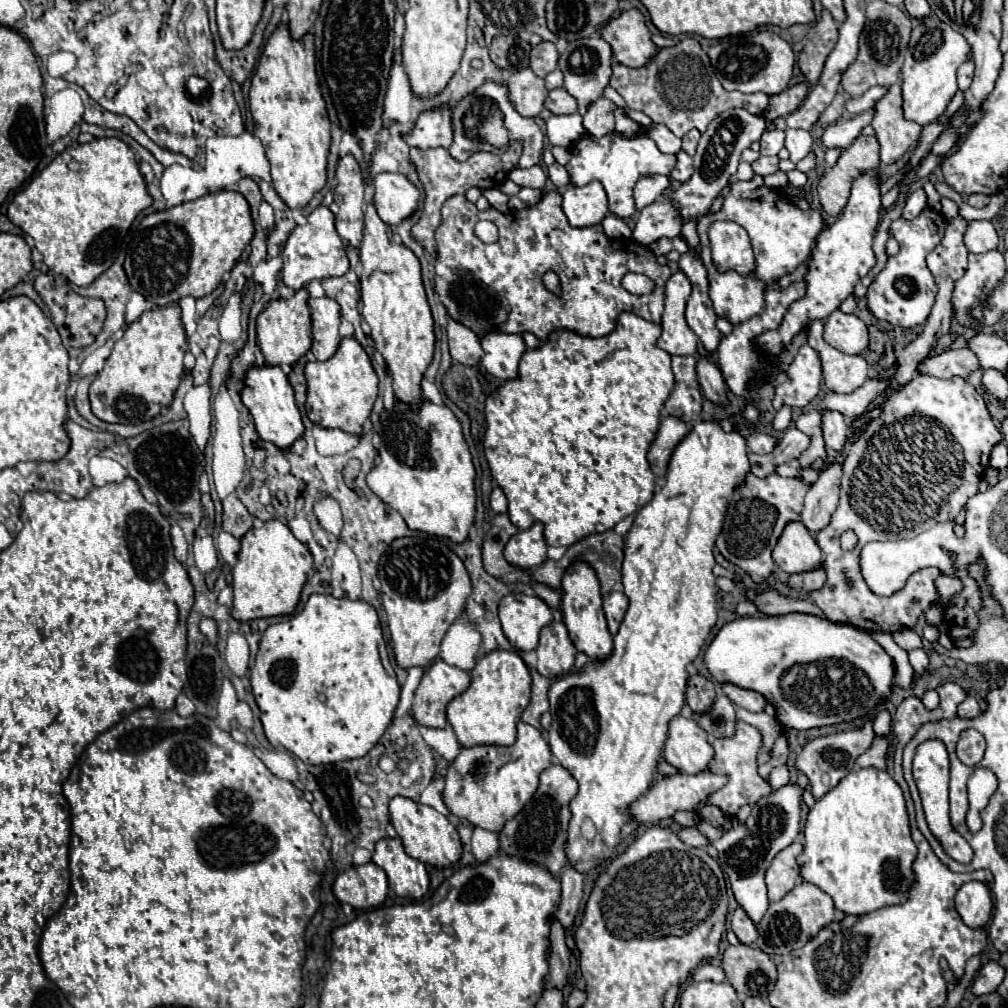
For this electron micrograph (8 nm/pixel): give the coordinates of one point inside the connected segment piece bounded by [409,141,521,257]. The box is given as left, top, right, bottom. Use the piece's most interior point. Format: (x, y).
(442, 177)

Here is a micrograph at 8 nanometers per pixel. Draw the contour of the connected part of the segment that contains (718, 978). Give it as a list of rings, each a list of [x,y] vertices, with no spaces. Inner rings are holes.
[[[705,963],[701,967],[697,967],[693,971],[693,981],[713,981],[713,983],[721,983],[725,981],[725,971],[717,965],[711,965],[711,963]]]

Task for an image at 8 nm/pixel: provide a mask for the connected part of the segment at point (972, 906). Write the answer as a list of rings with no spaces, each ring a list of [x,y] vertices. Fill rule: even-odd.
[[[969,881],[955,895],[955,907],[969,927],[985,927],[991,919],[991,893],[985,883]]]

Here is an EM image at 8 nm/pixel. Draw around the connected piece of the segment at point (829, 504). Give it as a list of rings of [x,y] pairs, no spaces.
[[[829,463],[829,467],[819,471],[819,479],[807,491],[801,521],[811,533],[817,533],[829,523],[839,503],[841,475],[843,475],[843,463]]]

